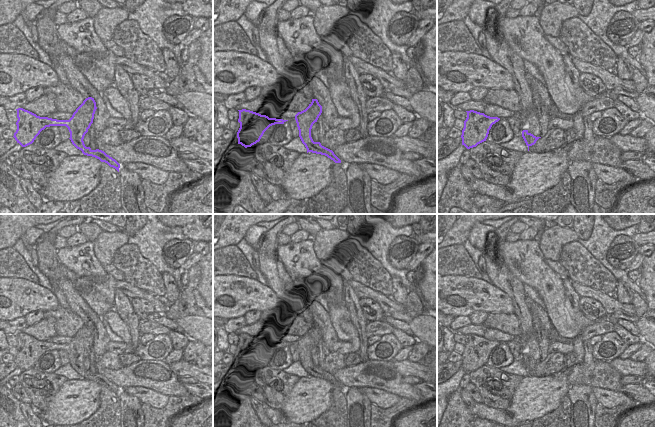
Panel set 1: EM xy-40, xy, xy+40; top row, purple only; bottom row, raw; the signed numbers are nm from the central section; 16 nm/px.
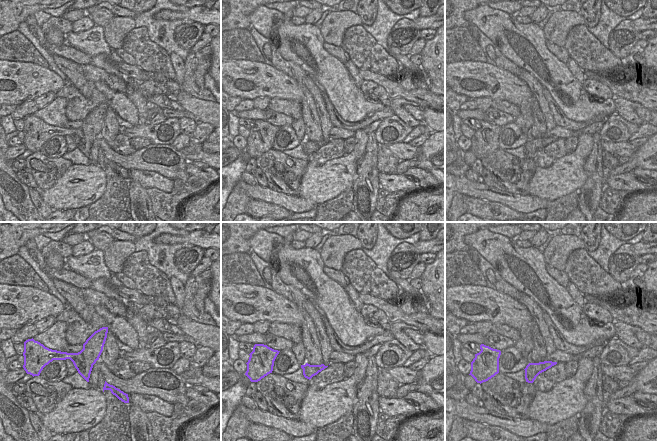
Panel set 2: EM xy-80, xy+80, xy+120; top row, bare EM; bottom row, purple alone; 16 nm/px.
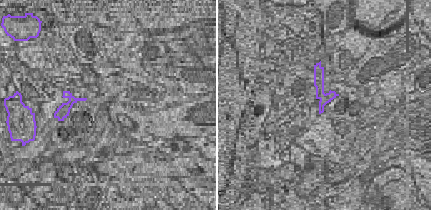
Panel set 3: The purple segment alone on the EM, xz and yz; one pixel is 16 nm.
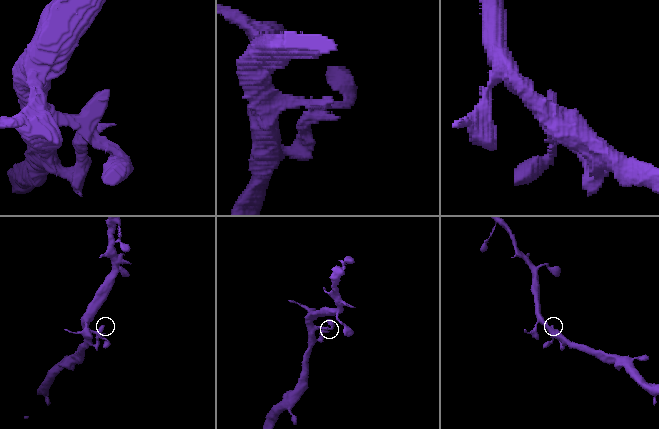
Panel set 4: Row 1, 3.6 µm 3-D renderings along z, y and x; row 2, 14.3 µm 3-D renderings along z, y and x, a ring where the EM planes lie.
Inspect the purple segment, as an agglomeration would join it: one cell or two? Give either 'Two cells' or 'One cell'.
One cell.

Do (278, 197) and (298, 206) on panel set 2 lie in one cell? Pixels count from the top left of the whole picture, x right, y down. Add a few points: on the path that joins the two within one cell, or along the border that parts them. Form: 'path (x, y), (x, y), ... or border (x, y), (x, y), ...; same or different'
path (283, 200), (293, 203); same

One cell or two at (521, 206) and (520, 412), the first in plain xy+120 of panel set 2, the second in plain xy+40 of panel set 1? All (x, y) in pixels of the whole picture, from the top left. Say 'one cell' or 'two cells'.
two cells

